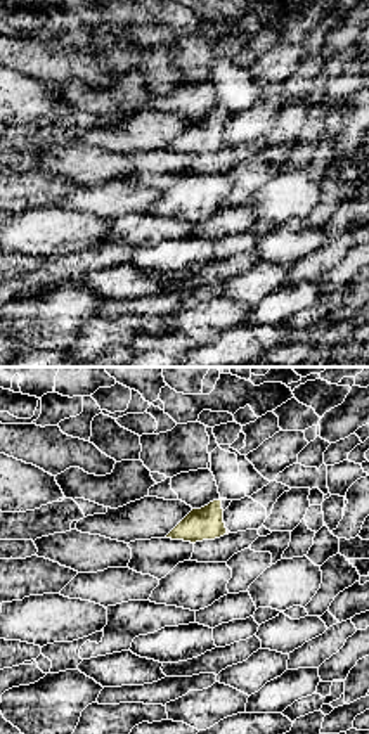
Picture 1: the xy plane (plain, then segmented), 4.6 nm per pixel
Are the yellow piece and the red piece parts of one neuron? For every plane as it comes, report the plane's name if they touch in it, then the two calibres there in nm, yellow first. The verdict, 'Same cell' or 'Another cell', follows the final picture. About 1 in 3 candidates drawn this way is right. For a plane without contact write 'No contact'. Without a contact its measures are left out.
Touches yellow in xy. Thickness 160 nm (yellow) against 20 nm

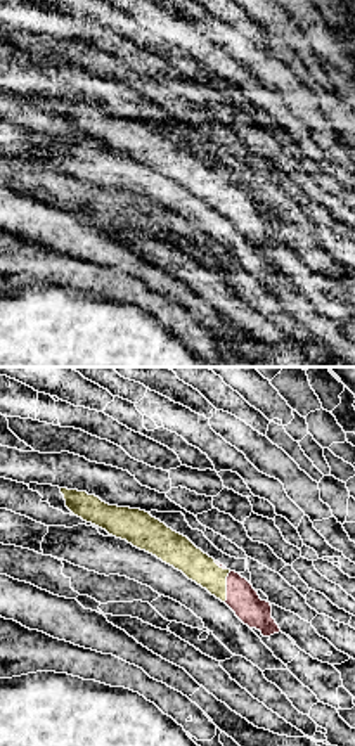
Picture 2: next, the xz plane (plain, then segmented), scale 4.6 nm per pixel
Touches yellow in xz. Thickness 140 nm (yellow) against 150 nm

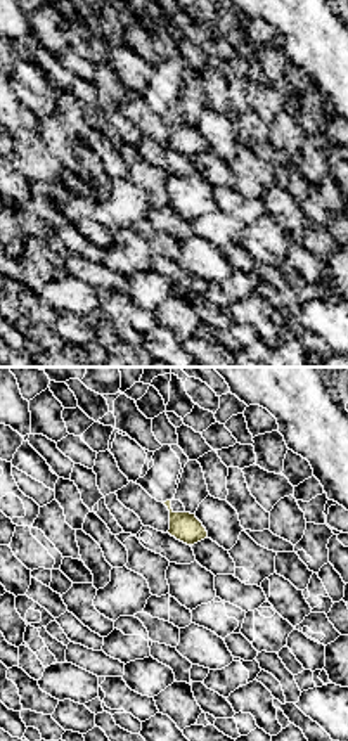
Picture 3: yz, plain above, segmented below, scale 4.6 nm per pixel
No contact

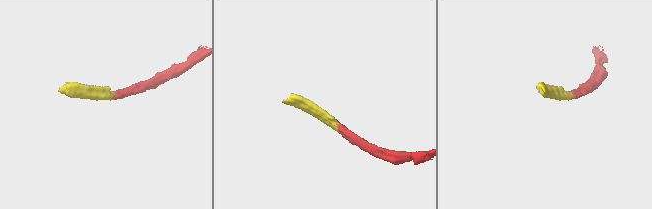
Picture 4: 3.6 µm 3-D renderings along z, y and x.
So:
Same cell

